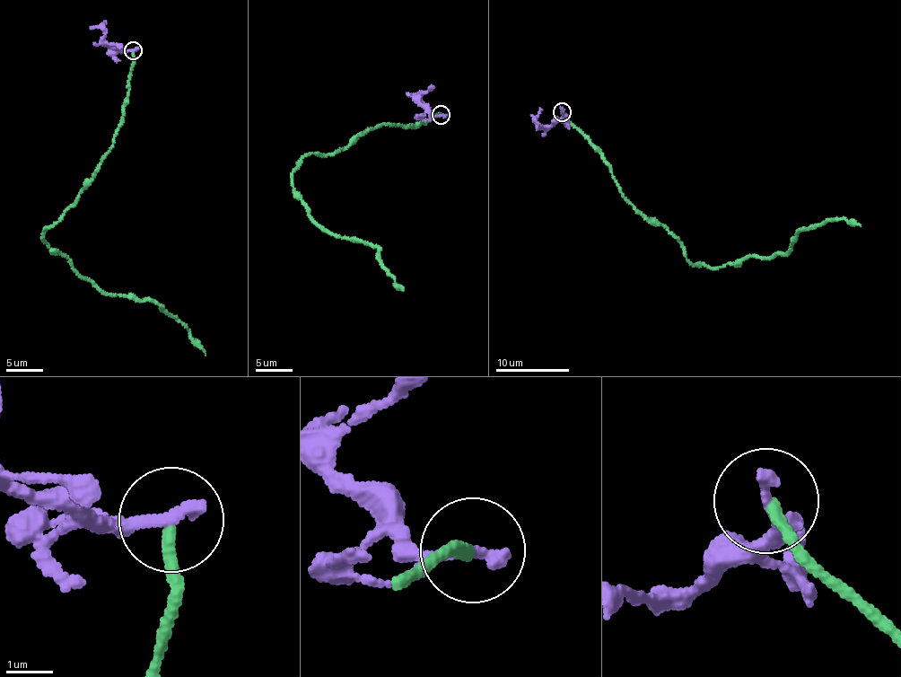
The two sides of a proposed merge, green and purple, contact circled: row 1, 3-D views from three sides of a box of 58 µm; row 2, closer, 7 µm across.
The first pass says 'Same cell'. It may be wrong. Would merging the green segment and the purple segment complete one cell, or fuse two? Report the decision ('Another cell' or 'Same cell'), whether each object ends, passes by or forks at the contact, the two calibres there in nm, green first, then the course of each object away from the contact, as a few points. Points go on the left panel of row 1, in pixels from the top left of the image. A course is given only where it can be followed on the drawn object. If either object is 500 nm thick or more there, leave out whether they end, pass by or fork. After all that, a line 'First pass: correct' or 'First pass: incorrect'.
Another cell. At the ring green ends. At the ring purple ends. Thickness 240 nm (green) against 320 nm. Course of green: (134, 50), (128, 101), (109, 148), (72, 206), (43, 237), (103, 291), (160, 305), (205, 356). Course of purple: (134, 50), (109, 45), (99, 27), (90, 27)
First pass: incorrect

